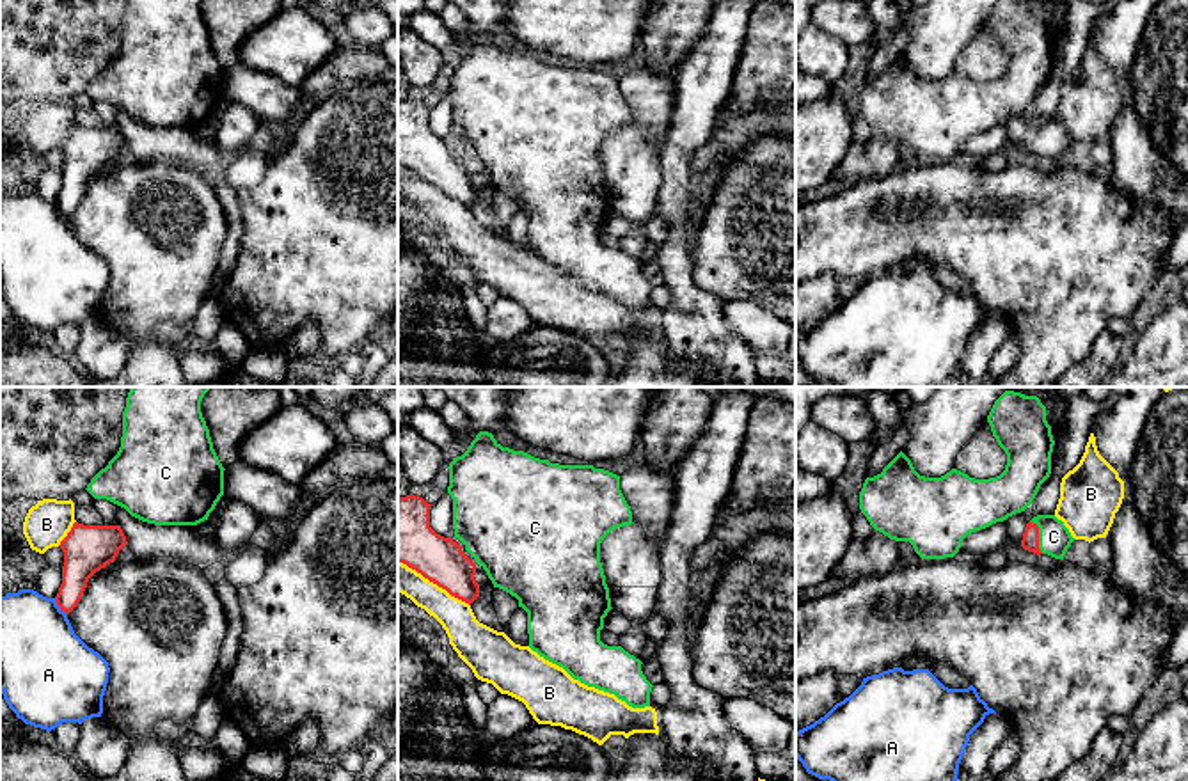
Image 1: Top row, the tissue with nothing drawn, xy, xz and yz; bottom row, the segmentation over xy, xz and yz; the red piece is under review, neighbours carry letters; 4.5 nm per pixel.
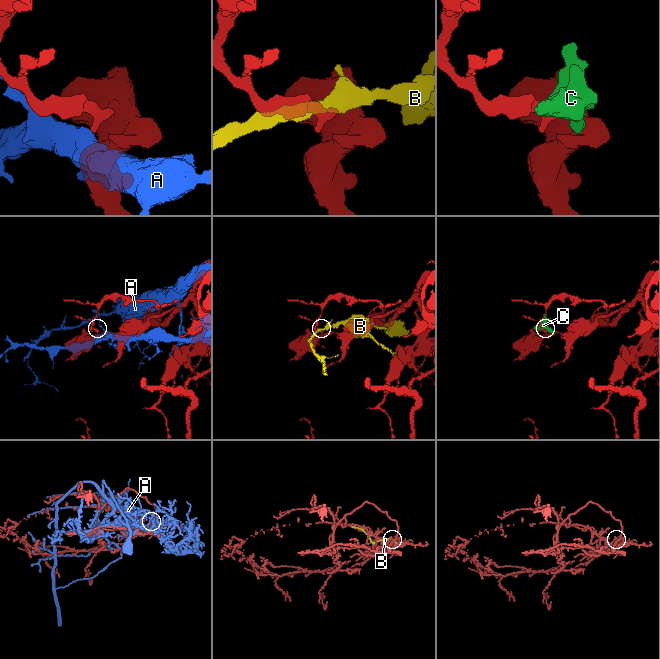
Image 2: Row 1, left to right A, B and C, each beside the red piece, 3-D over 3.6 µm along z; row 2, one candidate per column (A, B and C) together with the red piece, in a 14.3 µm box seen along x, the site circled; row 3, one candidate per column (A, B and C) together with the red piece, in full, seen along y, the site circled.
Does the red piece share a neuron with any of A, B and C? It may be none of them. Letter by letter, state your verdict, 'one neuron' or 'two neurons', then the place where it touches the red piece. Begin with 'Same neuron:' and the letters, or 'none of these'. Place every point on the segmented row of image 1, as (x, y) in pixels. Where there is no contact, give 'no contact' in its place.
Same neuron: C
A: two neurons; meets red in xy at (59, 606)
B: two neurons; meets red in xz at (434, 583)
C: one neuron; meets red in yz at (1037, 536)

